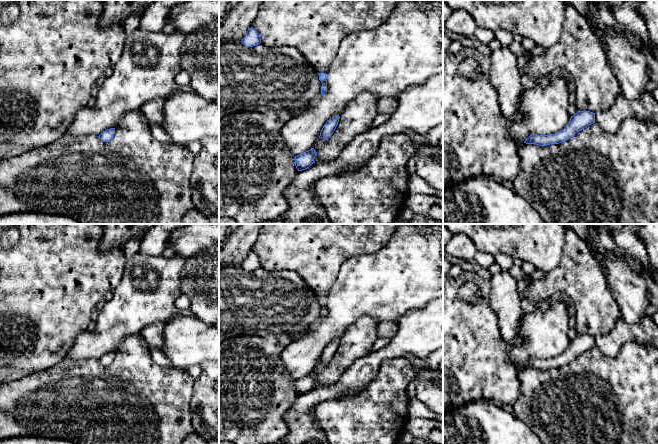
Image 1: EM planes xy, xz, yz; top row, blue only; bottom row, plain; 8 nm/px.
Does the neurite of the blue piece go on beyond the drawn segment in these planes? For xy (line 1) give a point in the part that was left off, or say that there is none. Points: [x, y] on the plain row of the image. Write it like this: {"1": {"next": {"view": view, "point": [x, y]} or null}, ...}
{"1": {"next": null}}

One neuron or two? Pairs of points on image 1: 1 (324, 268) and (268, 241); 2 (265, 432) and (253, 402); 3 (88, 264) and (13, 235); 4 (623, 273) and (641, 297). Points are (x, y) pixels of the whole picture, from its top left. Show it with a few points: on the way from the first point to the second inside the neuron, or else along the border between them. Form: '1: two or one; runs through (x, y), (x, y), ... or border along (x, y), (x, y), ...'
1: one; runs through (310, 254), (297, 241), (282, 241)
2: one; runs through (263, 425), (253, 415), (253, 409)
3: two; border along (20, 234), (19, 240), (10, 248)
4: one; runs through (623, 279), (635, 291)

